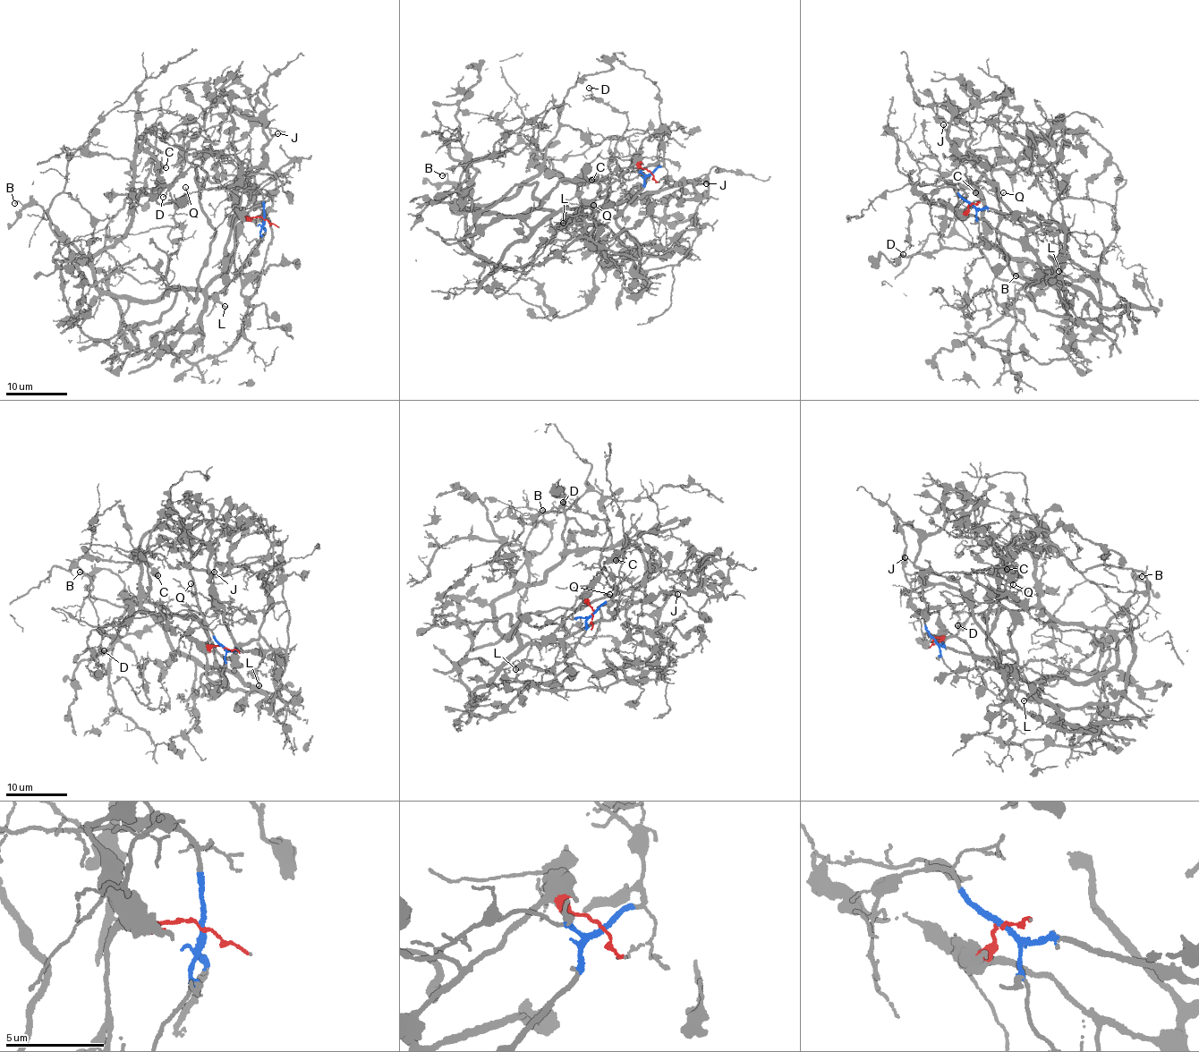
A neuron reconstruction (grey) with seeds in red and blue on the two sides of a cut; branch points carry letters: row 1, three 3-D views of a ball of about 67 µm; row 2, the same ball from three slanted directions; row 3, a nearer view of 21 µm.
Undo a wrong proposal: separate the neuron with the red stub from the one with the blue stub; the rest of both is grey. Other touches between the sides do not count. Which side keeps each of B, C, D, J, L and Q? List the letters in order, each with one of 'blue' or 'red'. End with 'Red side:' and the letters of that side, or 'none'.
B: red
C: red
D: blue
J: red
L: blue
Q: red
Red side: B, C, J, Q

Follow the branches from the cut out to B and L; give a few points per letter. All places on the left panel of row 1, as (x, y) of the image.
B: (263, 219), (236, 222), (206, 287), (136, 302), (99, 289), (89, 259), (60, 254), (38, 205), (15, 203)
L: (263, 219), (262, 227), (266, 231), (262, 238), (218, 294), (218, 301), (225, 307)

